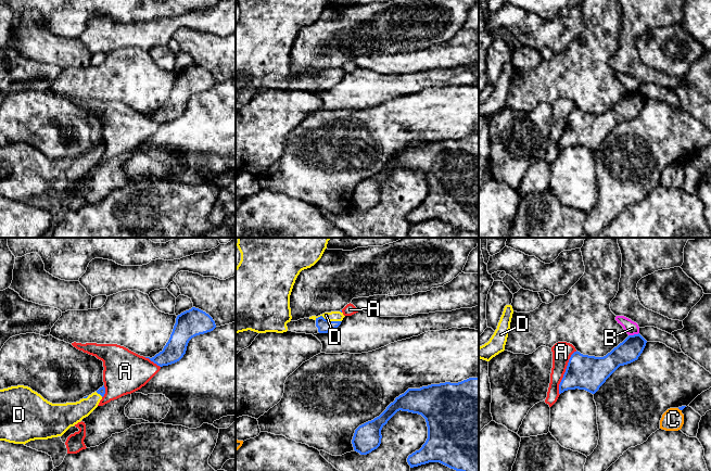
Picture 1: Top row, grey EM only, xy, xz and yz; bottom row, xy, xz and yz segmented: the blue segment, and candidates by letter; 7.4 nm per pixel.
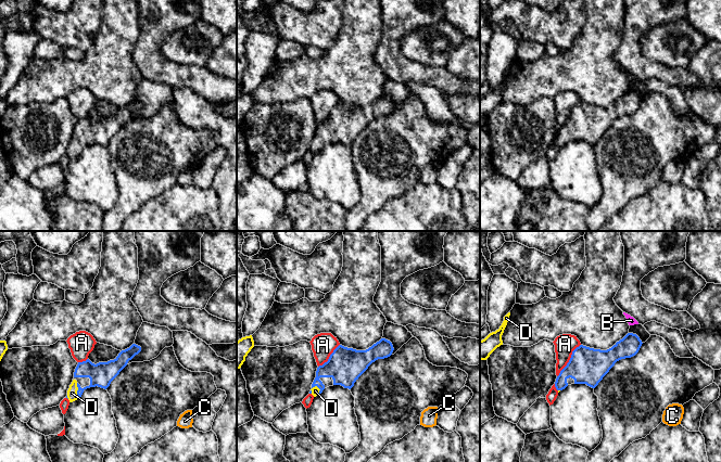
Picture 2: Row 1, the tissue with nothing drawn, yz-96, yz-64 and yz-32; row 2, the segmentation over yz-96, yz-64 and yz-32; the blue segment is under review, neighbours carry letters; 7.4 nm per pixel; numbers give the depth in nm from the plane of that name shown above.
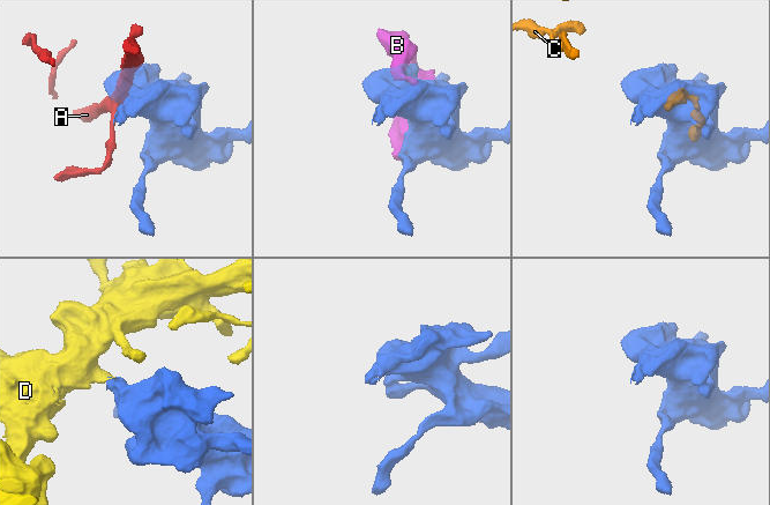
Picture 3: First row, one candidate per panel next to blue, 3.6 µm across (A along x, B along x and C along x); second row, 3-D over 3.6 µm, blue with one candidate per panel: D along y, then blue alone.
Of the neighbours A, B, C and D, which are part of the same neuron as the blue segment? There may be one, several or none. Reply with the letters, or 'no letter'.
D

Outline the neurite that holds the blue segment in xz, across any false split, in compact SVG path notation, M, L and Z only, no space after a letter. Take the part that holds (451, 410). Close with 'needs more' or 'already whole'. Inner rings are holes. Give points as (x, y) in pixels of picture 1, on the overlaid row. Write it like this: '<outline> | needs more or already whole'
M479 378L458 383L440 383L408 389L377 418L359 425L354 433L354 450L367 455L381 444L381 430L397 411L421 415L427 422L428 438L419 450L408 456L410 468L440 462L456 471L479 471Z | already whole

